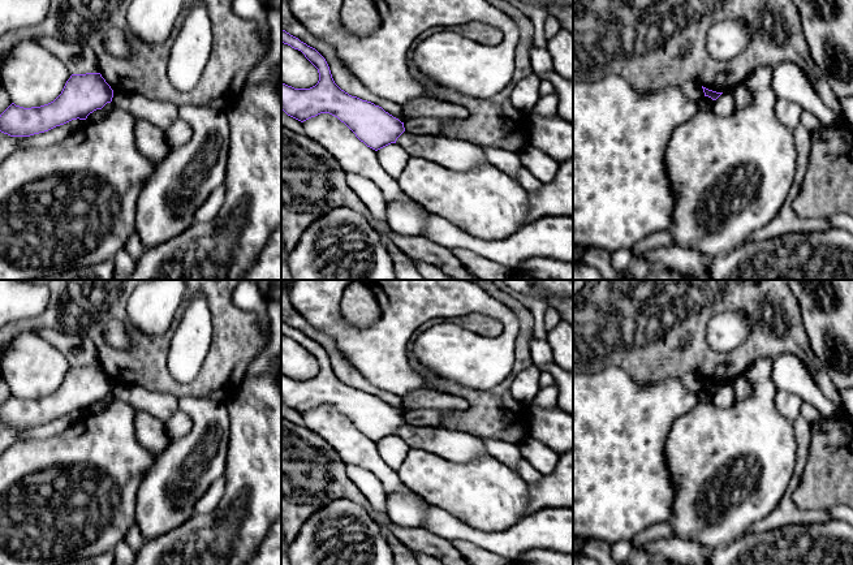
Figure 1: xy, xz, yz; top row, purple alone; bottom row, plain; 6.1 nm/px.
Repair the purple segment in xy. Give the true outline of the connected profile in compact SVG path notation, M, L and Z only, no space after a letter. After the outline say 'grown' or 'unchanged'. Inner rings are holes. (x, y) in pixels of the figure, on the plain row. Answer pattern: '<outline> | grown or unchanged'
M100 365L72 366L61 385L51 394L23 400L12 394L0 406L0 423L10 428L30 428L90 405L111 394L113 381Z | unchanged

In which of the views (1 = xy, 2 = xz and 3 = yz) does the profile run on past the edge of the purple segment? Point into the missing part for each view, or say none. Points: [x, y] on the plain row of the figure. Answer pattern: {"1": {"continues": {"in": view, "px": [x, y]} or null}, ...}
{"1": {"continues": null}, "2": {"continues": null}, "3": {"continues": null}}

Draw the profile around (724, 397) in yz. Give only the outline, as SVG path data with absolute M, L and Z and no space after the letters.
M724 383L712 396L711 401L720 409L729 409L736 402L736 394L731 383Z

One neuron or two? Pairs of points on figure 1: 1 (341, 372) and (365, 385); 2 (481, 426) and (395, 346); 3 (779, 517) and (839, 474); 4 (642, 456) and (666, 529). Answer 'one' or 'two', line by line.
1: one
2: two
3: two
4: two

